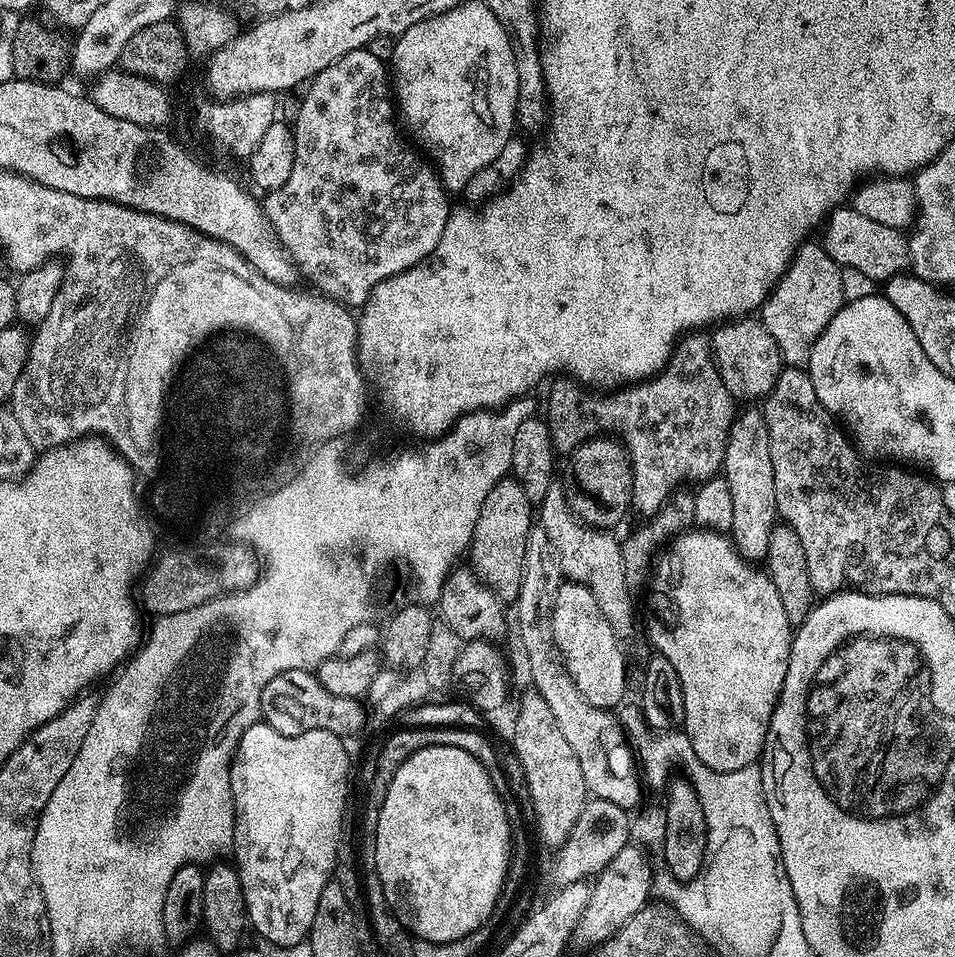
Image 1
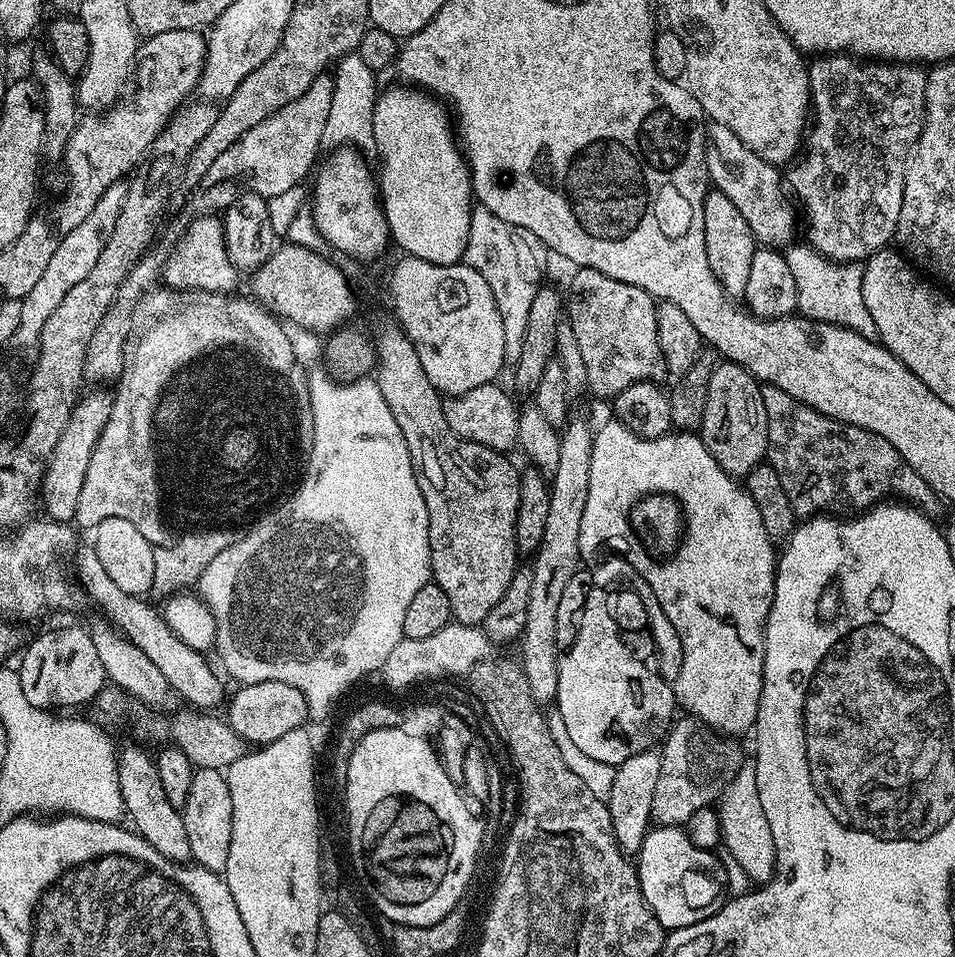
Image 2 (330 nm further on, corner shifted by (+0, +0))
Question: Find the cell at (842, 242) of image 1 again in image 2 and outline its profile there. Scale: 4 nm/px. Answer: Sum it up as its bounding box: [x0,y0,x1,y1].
[704,124,798,250]

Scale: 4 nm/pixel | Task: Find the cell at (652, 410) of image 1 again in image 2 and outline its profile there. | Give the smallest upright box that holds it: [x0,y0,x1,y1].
[566,268,668,398]

